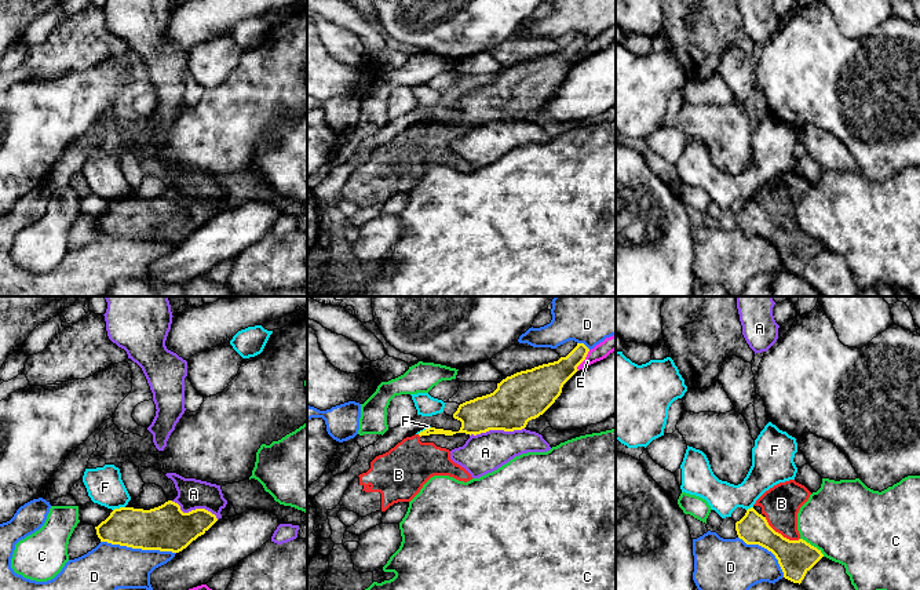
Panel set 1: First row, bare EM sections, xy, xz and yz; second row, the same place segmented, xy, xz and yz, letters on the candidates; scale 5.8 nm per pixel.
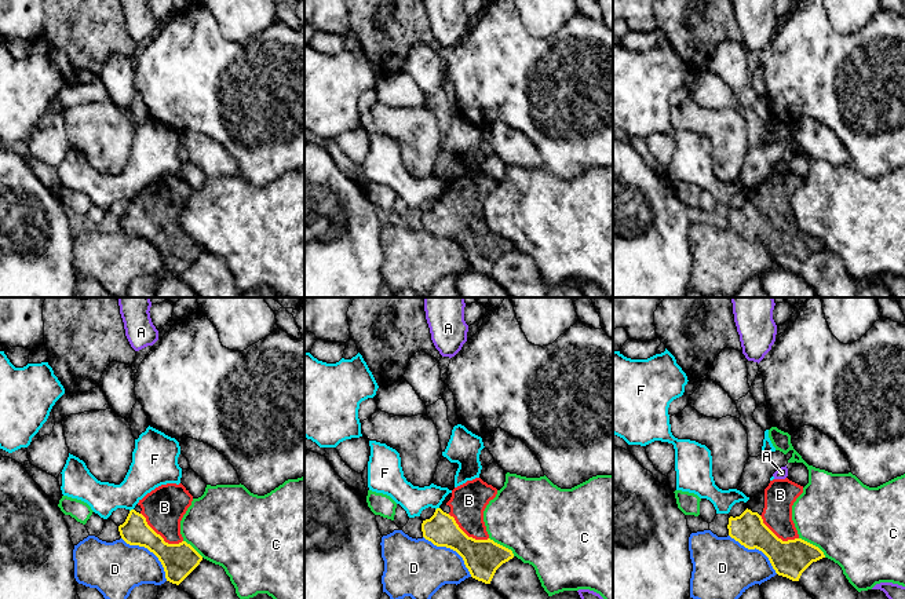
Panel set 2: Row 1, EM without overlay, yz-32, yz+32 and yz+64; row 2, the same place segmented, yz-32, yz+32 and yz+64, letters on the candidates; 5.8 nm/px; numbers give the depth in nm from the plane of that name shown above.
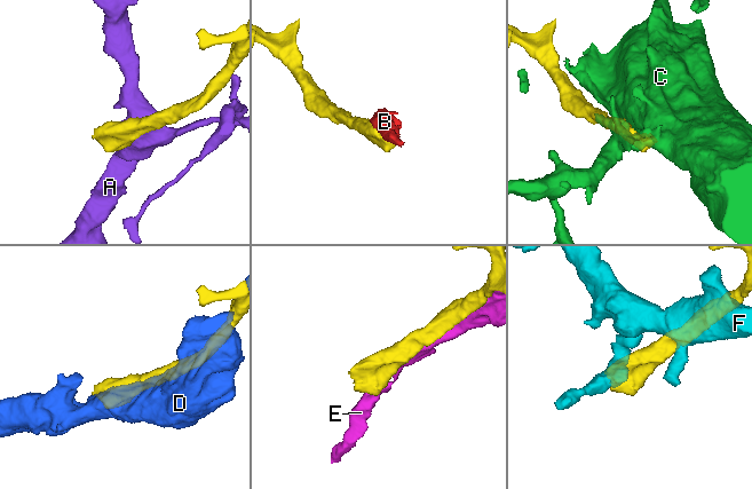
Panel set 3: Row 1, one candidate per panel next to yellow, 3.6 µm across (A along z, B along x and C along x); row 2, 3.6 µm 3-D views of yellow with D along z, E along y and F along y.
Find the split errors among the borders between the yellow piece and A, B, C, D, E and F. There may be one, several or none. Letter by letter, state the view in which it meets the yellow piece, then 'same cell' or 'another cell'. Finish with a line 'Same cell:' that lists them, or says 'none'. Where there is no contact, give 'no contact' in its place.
A: contact in xz; another cell
B: contact in yz; same cell
C: contact in yz; another cell
D: contact in xy; another cell
E: contact in xz; another cell
F: contact in xy; another cell
Same cell: B

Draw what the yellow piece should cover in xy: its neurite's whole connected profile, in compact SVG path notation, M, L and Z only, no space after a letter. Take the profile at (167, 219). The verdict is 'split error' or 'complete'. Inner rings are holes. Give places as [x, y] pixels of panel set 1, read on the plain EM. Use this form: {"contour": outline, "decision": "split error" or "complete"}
{"contour": "M168 192L150 201L114 200L95 221L101 233L179 244L216 212L216 207L205 200L183 204L178 194Z", "decision": "complete"}

